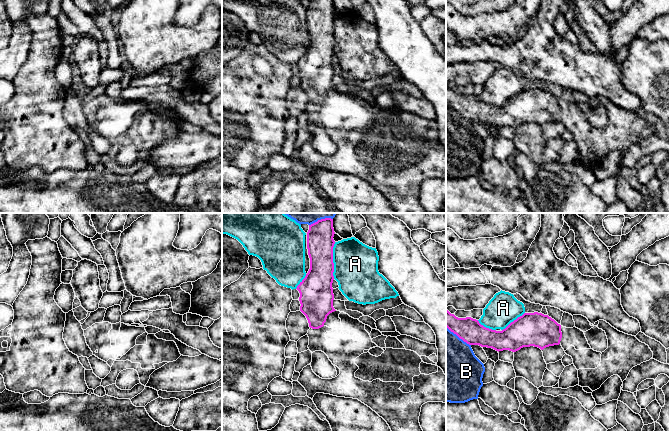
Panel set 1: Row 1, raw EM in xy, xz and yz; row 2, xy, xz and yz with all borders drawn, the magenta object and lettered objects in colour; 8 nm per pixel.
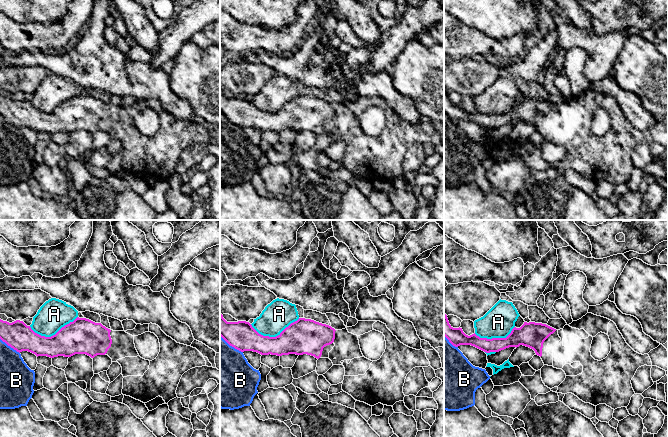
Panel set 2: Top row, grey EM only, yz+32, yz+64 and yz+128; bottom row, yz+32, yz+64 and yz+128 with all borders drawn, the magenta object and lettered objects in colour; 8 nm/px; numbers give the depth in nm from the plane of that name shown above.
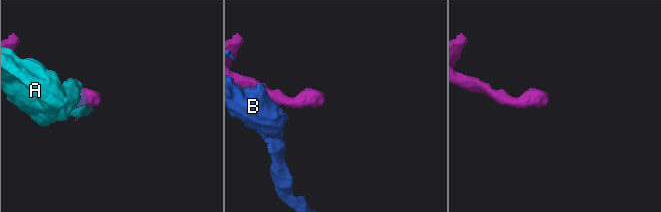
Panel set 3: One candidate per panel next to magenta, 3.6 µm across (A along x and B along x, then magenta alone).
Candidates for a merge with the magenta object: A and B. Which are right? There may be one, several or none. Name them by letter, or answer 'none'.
none

